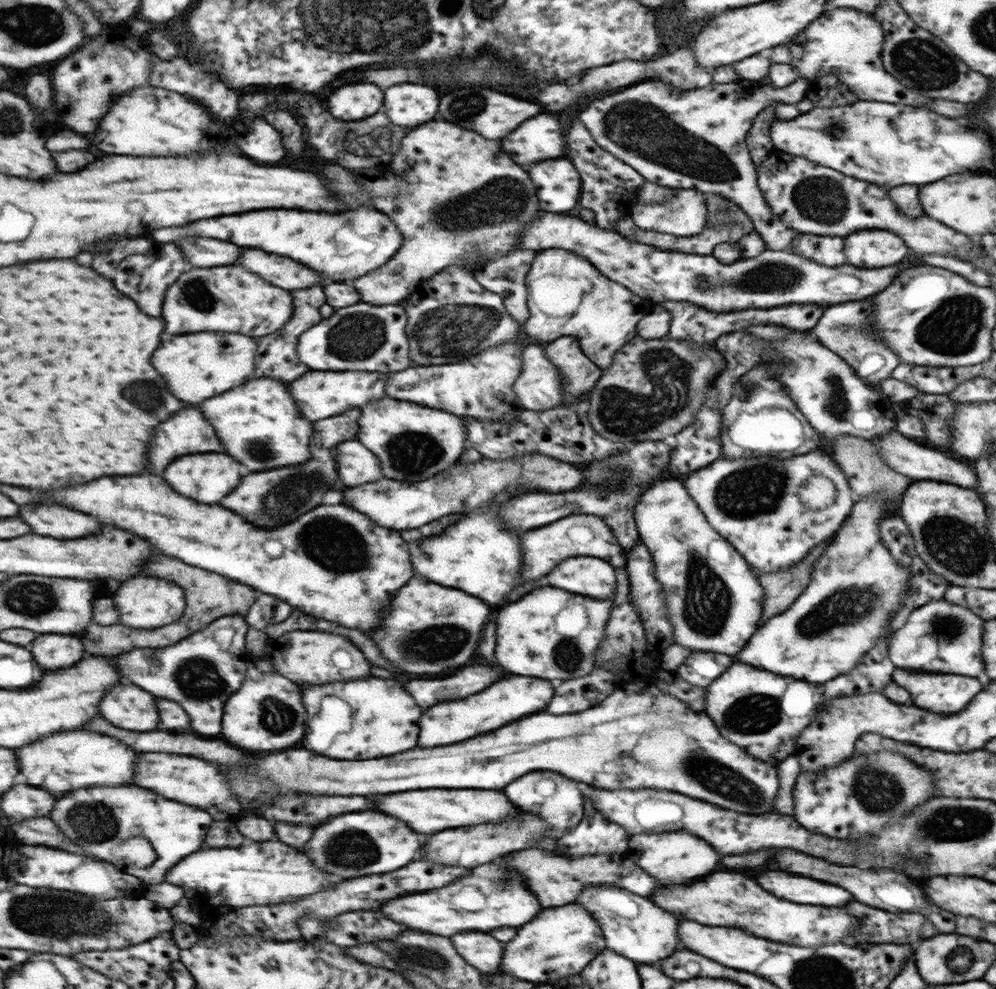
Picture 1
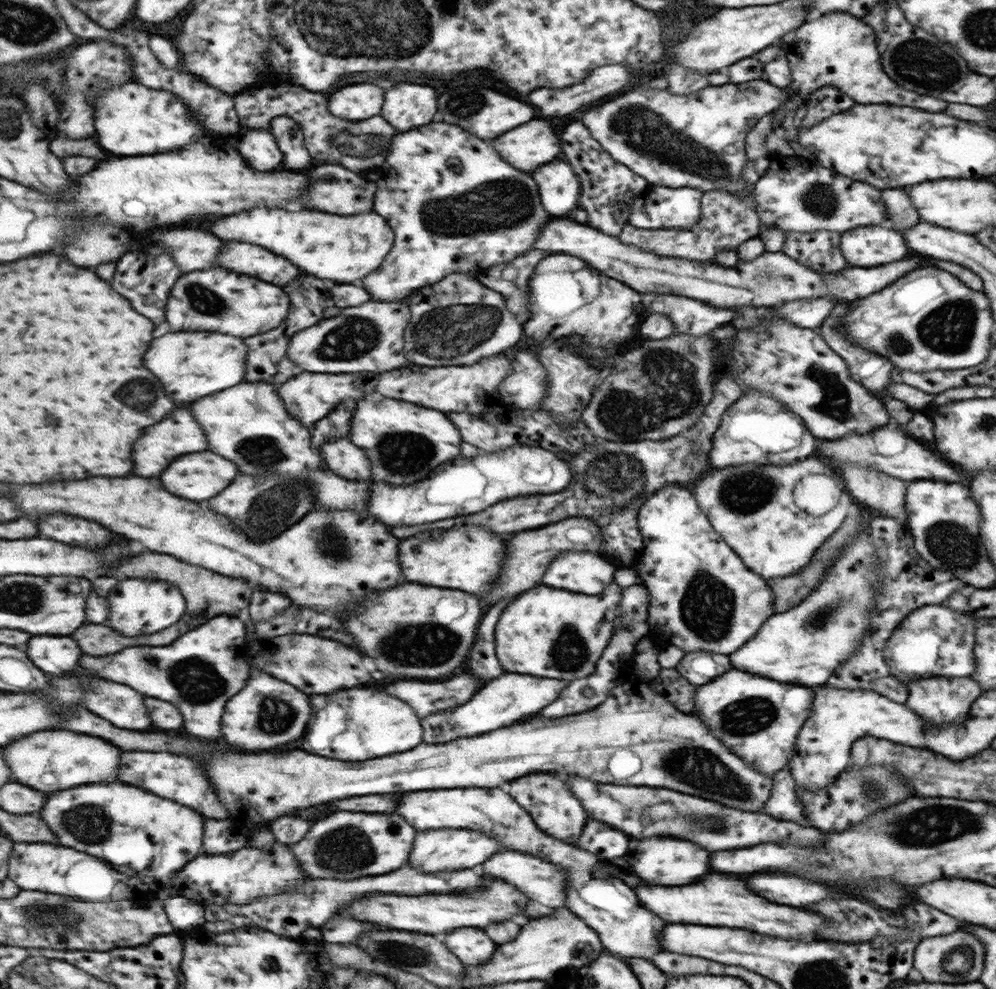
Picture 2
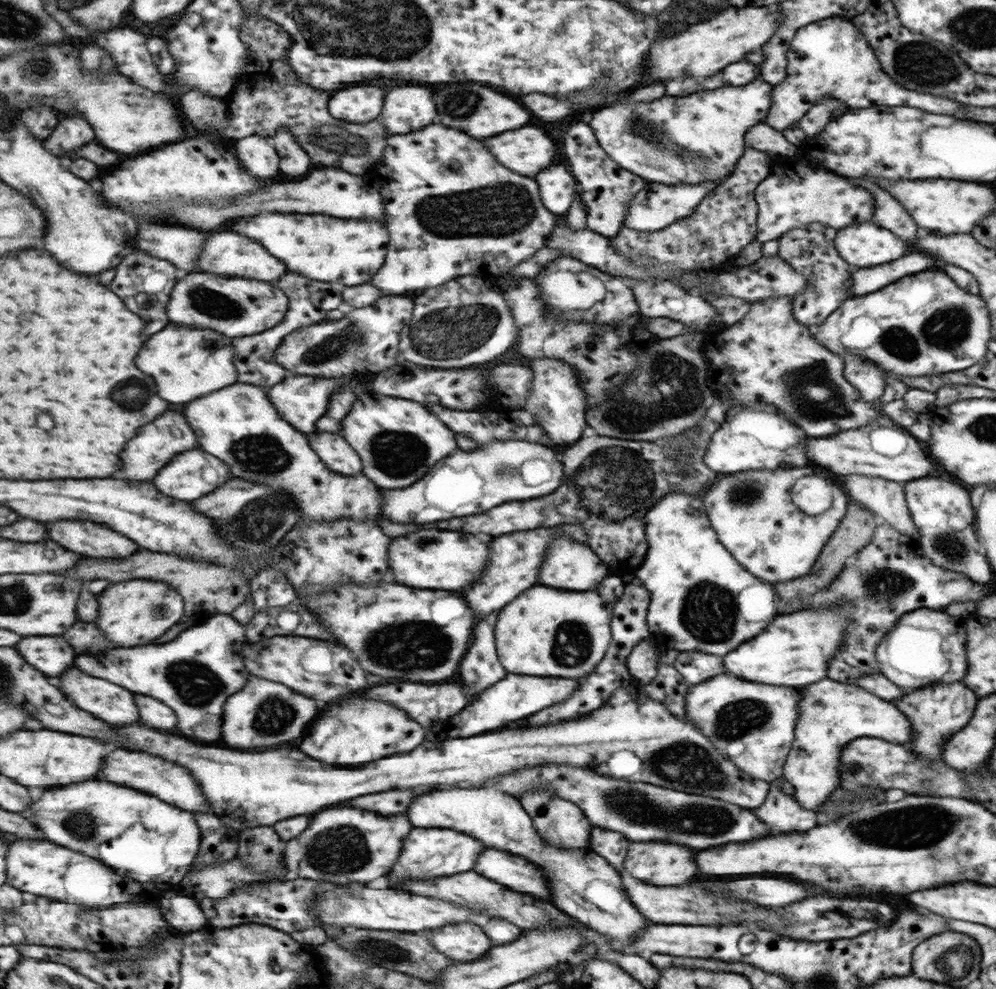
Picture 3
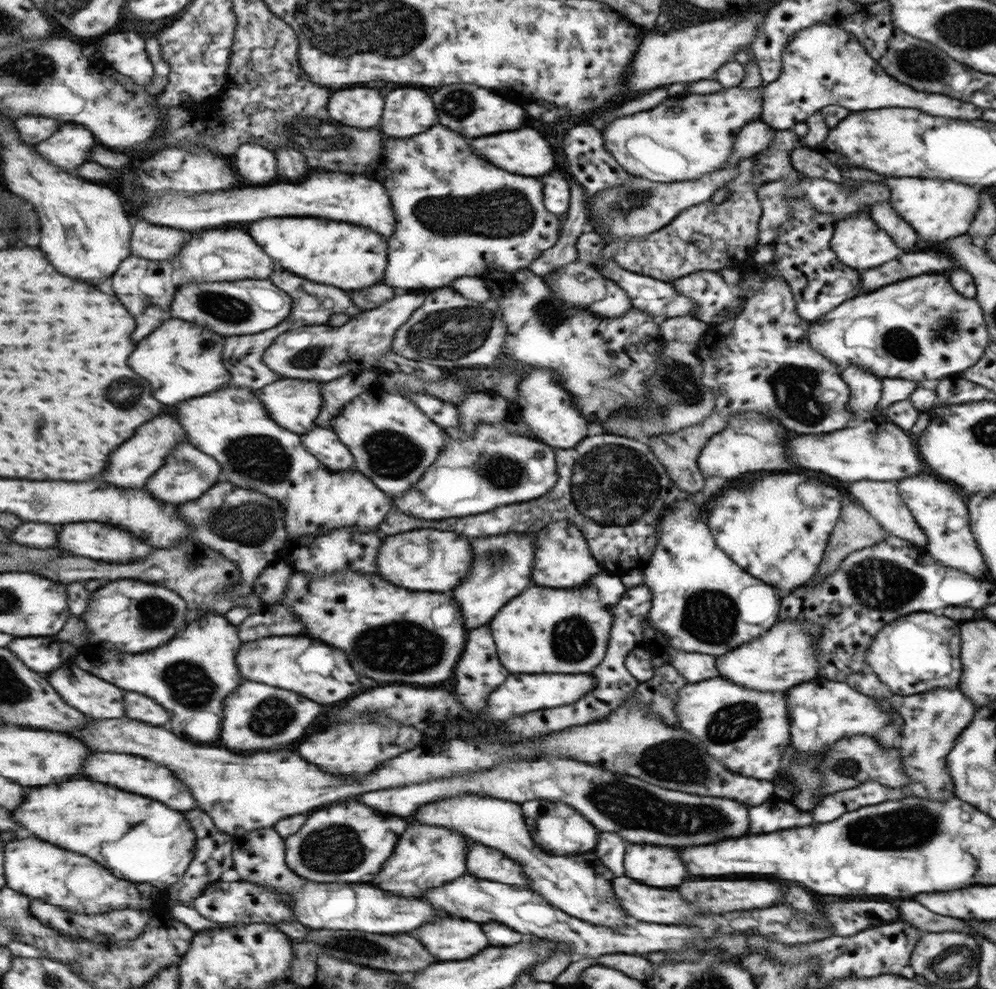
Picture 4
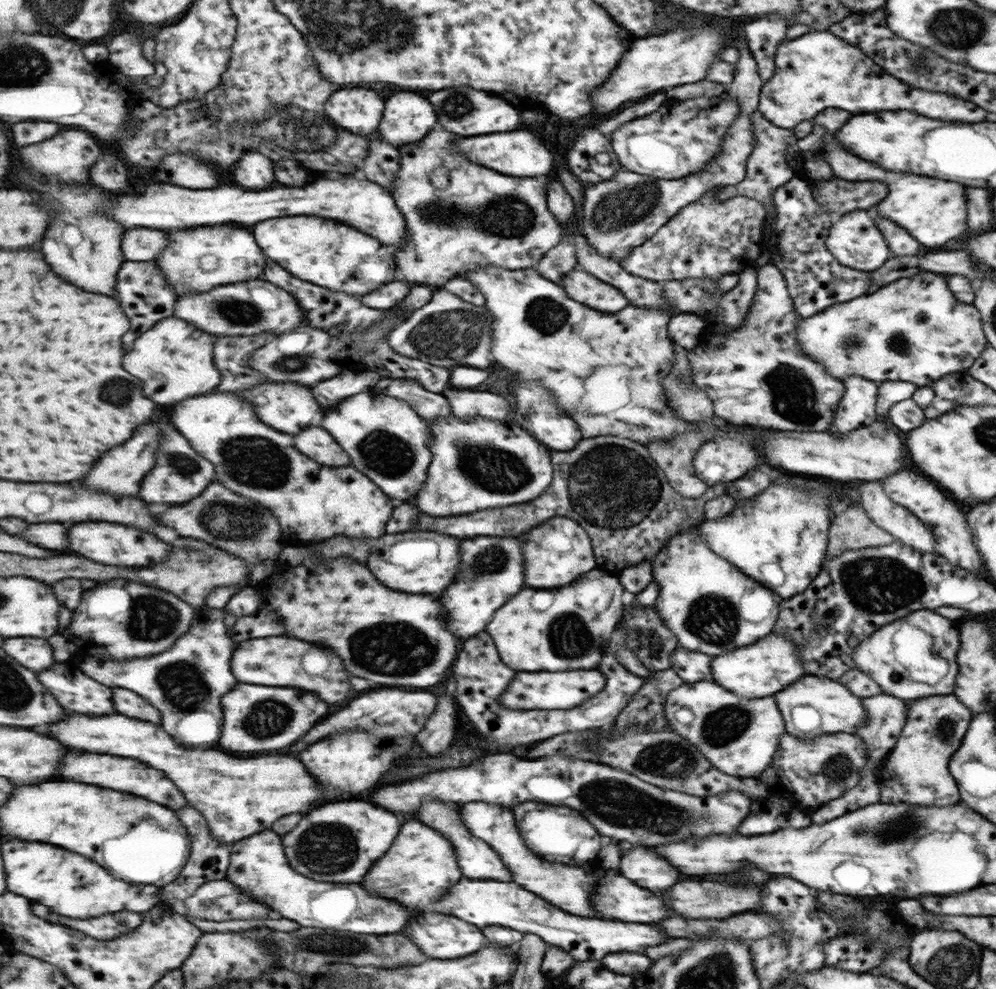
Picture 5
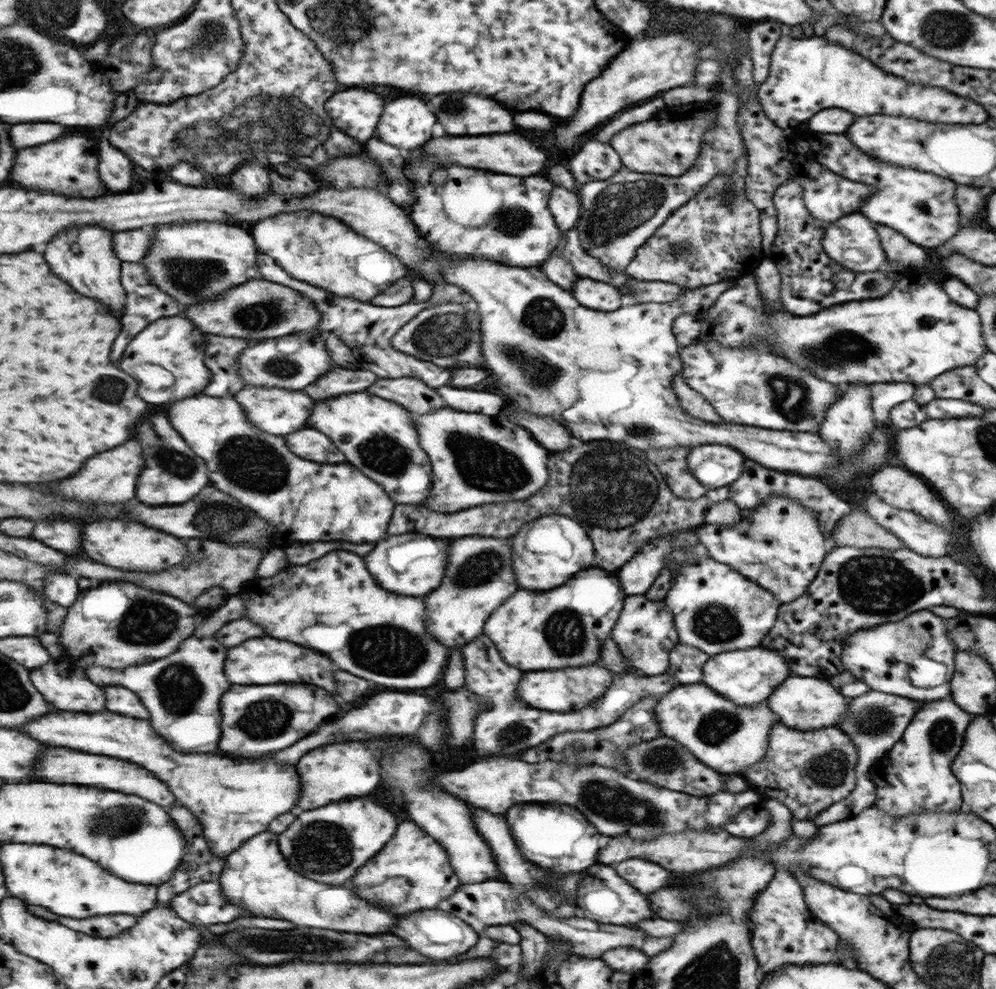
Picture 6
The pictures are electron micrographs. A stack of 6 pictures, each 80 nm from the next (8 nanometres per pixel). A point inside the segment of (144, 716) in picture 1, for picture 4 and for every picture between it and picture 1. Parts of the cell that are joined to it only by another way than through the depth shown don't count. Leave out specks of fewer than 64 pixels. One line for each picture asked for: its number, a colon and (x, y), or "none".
2: (125, 707)
3: (105, 700)
4: (96, 698)

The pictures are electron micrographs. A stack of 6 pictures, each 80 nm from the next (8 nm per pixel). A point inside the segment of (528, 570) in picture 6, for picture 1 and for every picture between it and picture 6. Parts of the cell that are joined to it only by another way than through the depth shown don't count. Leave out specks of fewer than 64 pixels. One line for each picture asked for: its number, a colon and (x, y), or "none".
1: (584, 575)
2: (584, 572)
3: (570, 566)
4: (563, 560)
5: (558, 552)

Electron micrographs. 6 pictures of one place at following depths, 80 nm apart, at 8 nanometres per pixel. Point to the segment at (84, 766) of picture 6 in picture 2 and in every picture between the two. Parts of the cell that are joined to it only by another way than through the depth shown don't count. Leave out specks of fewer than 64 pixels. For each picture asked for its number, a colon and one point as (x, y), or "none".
2: (177, 778)
3: (151, 774)
4: (134, 774)
5: (116, 772)

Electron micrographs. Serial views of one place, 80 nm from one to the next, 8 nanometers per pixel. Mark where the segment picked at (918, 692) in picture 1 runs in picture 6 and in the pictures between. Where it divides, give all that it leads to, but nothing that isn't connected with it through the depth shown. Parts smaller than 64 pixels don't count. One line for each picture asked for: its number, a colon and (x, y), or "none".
2: (938, 700)
3: (939, 709)
4: (932, 720)
5: (934, 728)
6: (915, 775)

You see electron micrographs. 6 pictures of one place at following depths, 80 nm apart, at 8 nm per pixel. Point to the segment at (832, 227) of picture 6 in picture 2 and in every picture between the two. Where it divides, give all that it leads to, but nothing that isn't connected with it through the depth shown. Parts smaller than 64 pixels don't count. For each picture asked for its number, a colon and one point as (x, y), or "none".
2: (870, 246)
3: (864, 245)
4: (857, 242)
5: (853, 240)

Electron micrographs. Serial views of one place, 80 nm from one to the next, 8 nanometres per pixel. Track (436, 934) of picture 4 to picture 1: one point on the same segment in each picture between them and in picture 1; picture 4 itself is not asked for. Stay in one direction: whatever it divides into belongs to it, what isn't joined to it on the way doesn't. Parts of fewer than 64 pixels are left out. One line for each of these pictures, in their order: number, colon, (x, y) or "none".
1: (483, 950)
2: (472, 945)
3: (465, 942)

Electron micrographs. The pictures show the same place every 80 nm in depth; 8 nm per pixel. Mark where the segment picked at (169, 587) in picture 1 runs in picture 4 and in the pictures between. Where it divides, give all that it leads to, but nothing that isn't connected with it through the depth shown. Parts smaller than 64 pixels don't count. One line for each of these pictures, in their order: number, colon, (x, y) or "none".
2: (137, 607)
3: (136, 612)
4: (130, 616)

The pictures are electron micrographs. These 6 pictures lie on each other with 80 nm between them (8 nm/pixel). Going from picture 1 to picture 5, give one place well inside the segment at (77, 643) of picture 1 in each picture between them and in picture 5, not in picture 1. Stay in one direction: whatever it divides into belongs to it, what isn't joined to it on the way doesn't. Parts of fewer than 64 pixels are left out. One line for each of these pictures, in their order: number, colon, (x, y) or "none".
2: (56, 655)
3: (51, 654)
4: (44, 654)
5: (38, 654)

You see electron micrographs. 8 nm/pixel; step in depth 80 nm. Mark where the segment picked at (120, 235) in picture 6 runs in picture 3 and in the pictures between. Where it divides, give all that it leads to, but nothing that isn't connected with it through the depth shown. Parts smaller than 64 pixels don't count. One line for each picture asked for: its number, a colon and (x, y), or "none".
3: (173, 243)
4: (150, 241)
5: (141, 244)

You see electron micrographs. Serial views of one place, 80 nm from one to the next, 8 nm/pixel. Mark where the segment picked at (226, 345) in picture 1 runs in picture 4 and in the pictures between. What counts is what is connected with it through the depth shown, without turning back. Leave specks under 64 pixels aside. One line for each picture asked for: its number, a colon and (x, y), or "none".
2: (191, 365)
3: (187, 364)
4: (182, 361)

